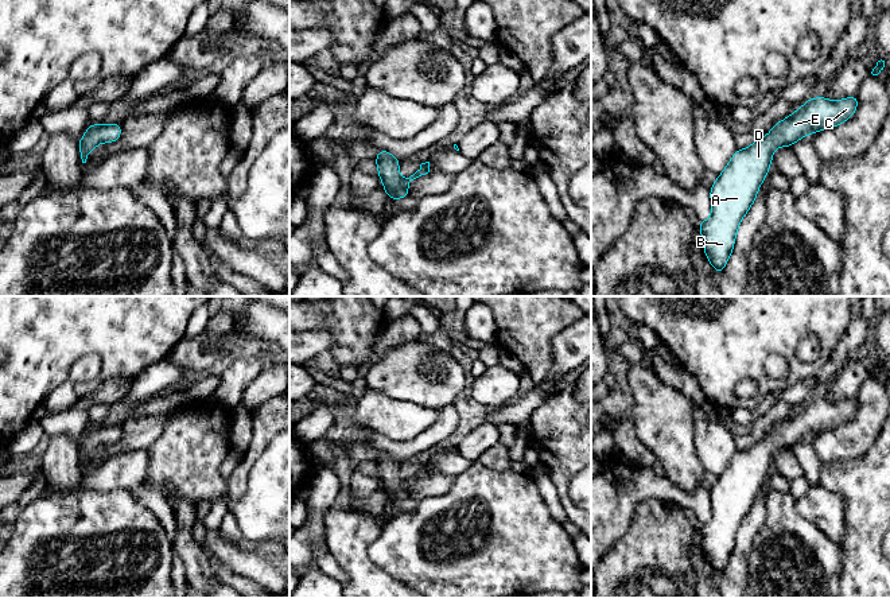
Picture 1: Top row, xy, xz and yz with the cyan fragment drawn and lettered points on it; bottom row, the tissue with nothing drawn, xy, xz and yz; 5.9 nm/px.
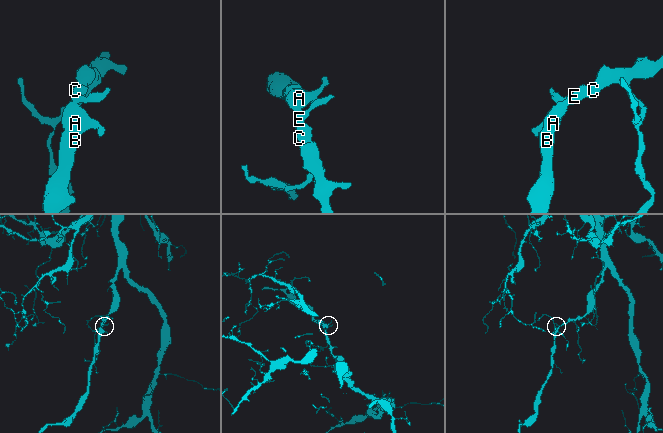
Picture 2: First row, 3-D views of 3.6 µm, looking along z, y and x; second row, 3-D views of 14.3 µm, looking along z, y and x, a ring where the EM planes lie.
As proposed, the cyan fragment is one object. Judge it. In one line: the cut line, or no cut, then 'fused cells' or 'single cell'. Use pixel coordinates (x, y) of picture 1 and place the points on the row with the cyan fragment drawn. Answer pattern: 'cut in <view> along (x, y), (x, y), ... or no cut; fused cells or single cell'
no cut; single cell

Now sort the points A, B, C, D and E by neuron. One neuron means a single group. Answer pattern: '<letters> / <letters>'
A B C D E

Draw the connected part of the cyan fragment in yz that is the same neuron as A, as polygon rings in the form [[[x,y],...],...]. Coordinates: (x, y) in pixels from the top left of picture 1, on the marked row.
[[[856,94],[837,101],[825,97],[808,98],[789,117],[776,123],[769,135],[734,152],[710,189],[711,217],[697,222],[704,255],[718,275],[723,272],[734,251],[742,218],[751,209],[763,179],[769,175],[774,150],[792,147],[805,135],[843,124],[854,116],[858,104]]]

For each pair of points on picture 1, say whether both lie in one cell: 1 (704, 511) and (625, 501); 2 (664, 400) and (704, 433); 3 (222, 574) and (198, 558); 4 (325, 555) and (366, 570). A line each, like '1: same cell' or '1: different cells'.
1: same cell
2: different cells
3: different cells
4: different cells

